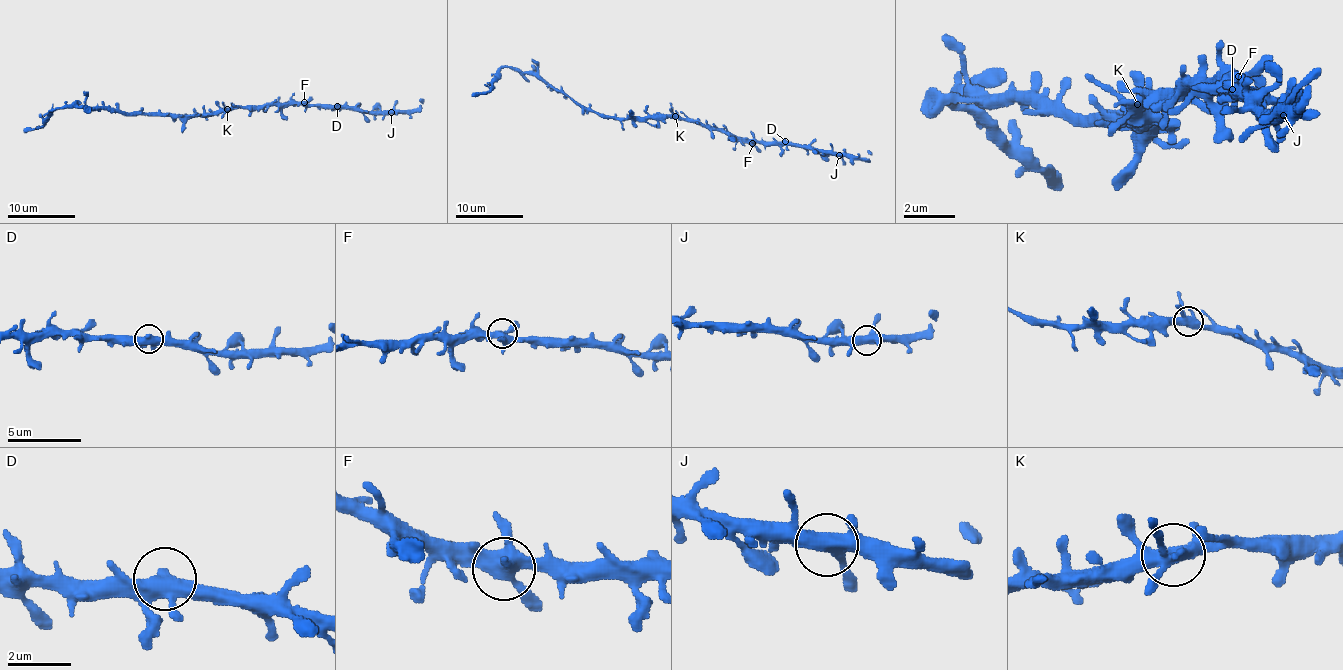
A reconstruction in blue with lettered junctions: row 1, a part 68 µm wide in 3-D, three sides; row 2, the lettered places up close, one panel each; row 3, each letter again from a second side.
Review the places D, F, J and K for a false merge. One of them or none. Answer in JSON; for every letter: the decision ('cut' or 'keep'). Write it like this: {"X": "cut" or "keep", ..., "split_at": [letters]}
{"D": "keep", "F": "keep", "J": "keep", "K": "keep", "split_at": []}

